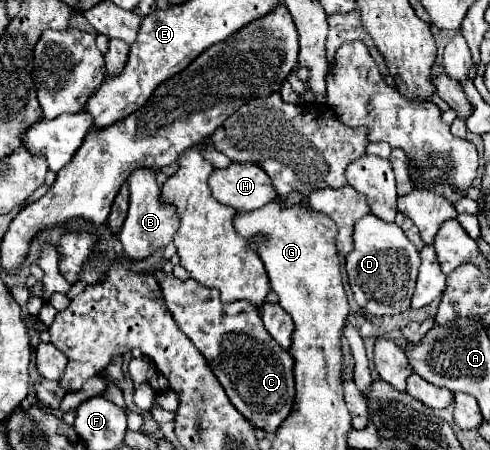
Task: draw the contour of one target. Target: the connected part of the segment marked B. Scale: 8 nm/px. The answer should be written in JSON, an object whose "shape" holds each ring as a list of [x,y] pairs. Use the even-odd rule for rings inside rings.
{"shape":[[[141,168],[139,172],[133,172],[129,178],[129,190],[131,190],[129,214],[123,224],[123,230],[119,232],[119,240],[123,242],[125,256],[131,262],[141,262],[141,260],[147,260],[149,256],[153,256],[157,250],[165,248],[173,240],[173,236],[179,228],[179,220],[175,220],[175,210],[159,200],[161,190],[159,190],[159,186],[155,182],[155,174],[151,170]]]}

